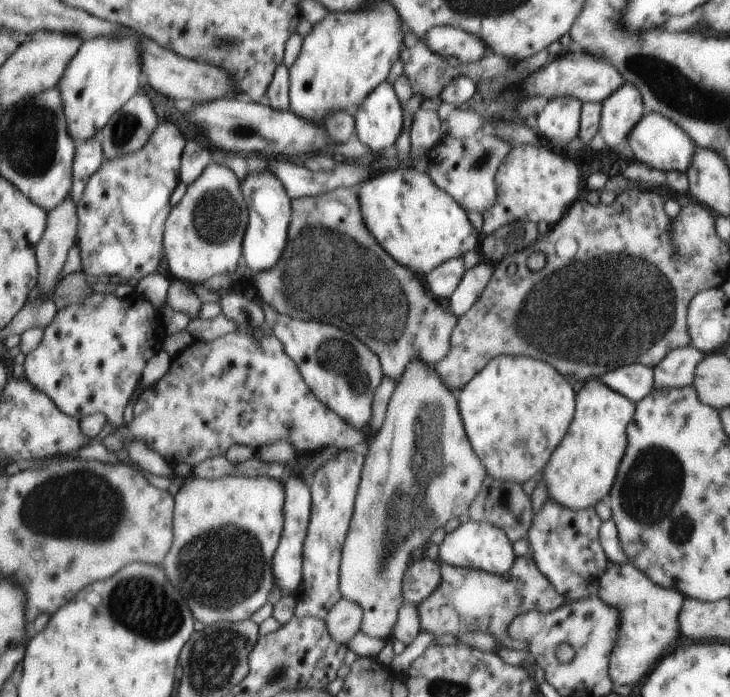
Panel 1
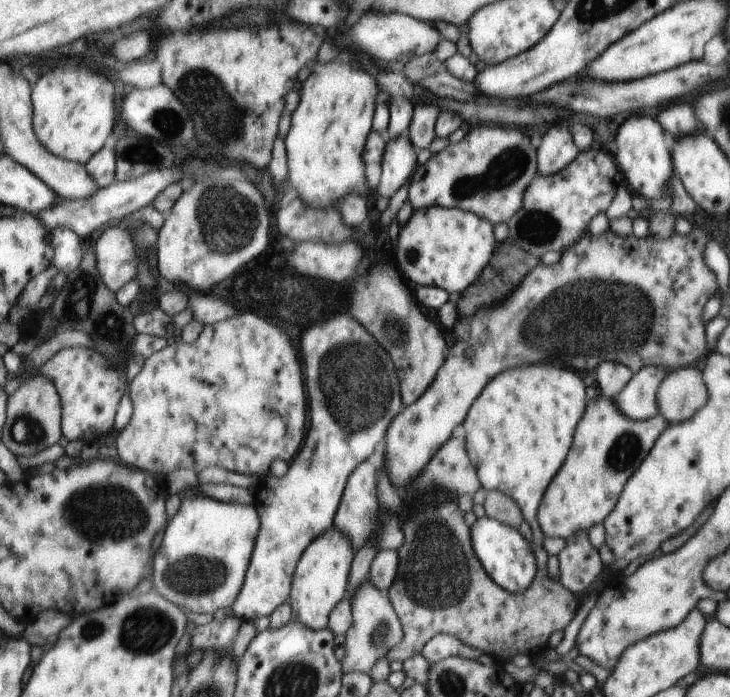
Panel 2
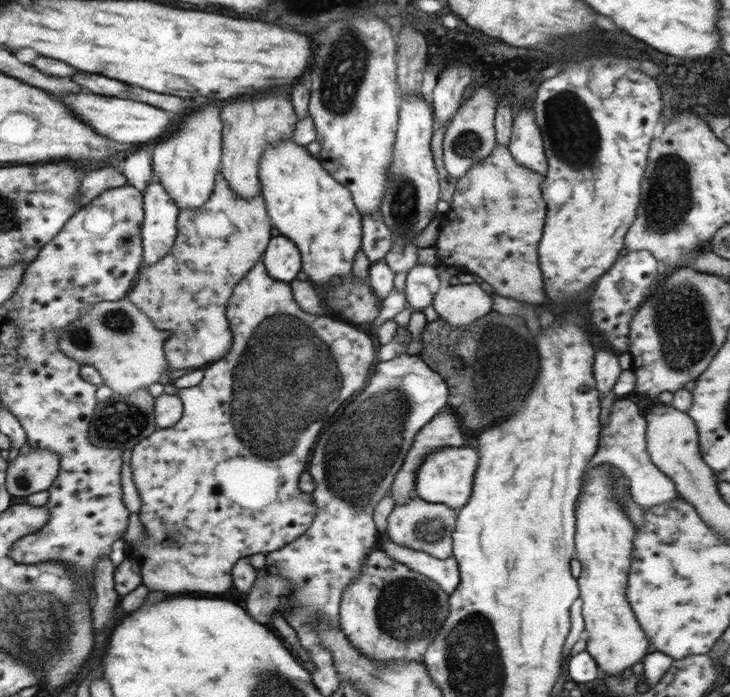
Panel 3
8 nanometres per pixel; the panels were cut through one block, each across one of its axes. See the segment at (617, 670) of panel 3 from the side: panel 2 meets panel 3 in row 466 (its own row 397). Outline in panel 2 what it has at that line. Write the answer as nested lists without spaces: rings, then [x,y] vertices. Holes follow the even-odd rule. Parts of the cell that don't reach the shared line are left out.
[[[600,394],[596,398],[590,399],[584,418],[578,424],[578,430],[574,434],[574,444],[568,452],[568,458],[562,466],[562,470],[554,476],[548,488],[545,490],[543,499],[537,508],[537,520],[544,535],[563,538],[567,540],[573,534],[588,531],[594,524],[562,524],[560,522],[560,512],[558,514],[544,514],[544,508],[560,508],[560,496],[564,498],[564,504],[576,502],[578,494],[570,496],[570,488],[582,488],[582,490],[594,490],[594,482],[606,484],[606,514],[614,506],[614,498],[618,496],[620,490],[629,481],[629,478],[638,470],[642,461],[648,456],[658,437],[672,426],[660,414],[652,418],[637,421],[628,418],[617,407],[617,404]],[[590,482],[590,484],[588,484]],[[572,498],[572,500],[570,500]]]

